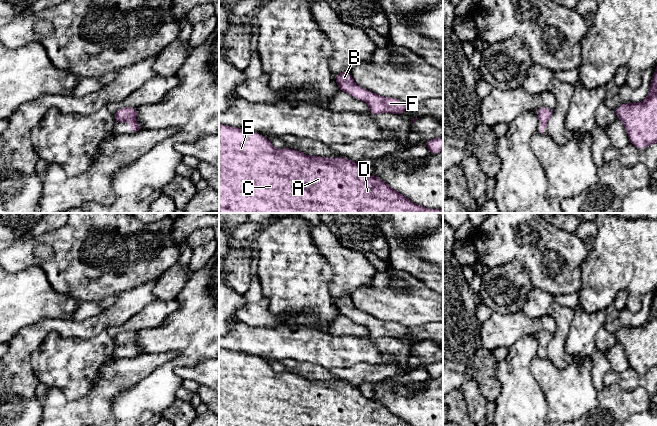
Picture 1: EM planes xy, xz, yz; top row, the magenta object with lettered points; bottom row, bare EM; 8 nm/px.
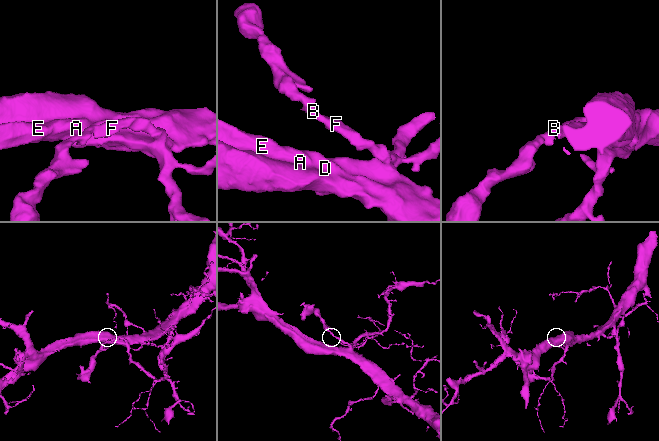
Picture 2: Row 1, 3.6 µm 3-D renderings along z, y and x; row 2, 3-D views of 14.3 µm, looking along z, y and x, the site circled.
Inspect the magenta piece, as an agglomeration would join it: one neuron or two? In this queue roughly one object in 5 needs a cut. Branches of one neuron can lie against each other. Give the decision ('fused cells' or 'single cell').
single cell

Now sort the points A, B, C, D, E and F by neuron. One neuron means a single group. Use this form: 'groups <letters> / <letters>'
groups A B C D E F

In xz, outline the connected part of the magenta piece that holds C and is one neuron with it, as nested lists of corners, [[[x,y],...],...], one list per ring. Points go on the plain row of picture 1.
[[[219,348],[219,426],[412,426],[404,419],[393,414],[387,407],[374,399],[364,397],[357,386],[344,381],[328,382],[308,380],[300,375],[283,372],[275,373],[270,363],[249,354]]]

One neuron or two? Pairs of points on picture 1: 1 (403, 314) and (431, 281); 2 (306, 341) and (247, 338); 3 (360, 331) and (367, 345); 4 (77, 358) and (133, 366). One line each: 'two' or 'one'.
1: two
2: one
3: two
4: two

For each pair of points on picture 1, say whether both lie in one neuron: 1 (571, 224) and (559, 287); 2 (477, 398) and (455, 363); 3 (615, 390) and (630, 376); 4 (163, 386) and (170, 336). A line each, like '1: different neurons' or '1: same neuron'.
1: different neurons
2: different neurons
3: different neurons
4: same neuron

